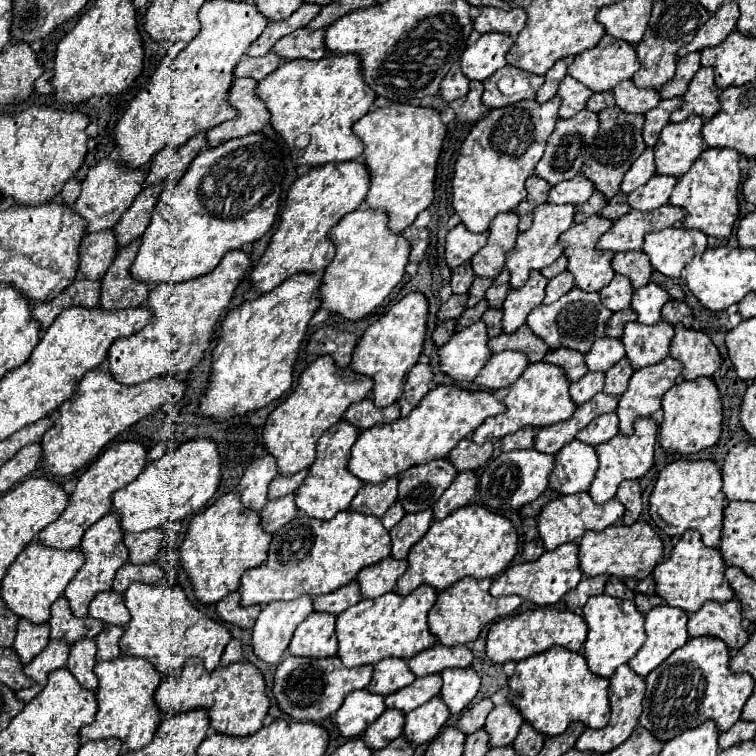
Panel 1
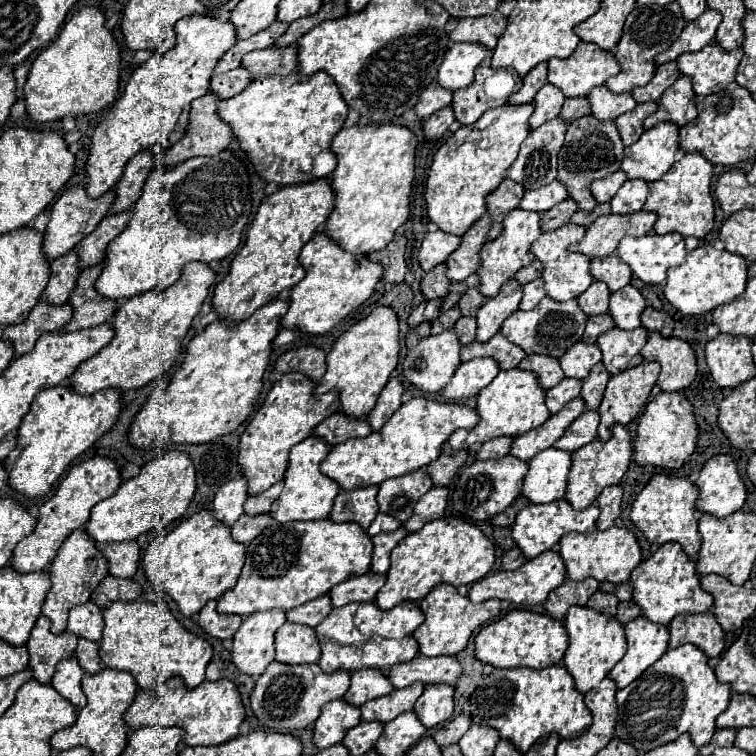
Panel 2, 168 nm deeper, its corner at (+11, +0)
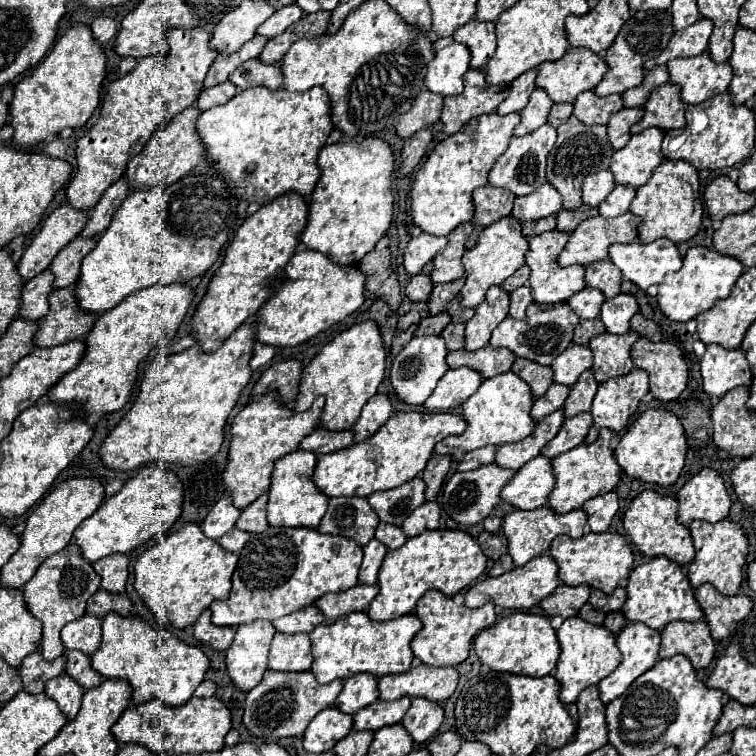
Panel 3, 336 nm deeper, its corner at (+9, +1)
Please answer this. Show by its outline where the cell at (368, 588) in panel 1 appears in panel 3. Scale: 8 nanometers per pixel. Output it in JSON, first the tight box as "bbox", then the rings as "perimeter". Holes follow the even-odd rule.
{"bbox":[315,584,379,618],"perimeter":[[[357,584],[351,590],[339,592],[339,594],[325,594],[315,602],[315,606],[321,610],[325,618],[339,618],[351,612],[367,612],[371,600],[377,596],[379,586],[365,586]]]}

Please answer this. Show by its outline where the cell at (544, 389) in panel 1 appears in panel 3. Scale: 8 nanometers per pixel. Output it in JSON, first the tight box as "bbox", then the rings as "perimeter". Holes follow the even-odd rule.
{"bbox":[435,372,535,454],"perimeter":[[[505,372],[501,376],[483,380],[481,386],[477,388],[477,392],[463,402],[463,420],[467,422],[467,430],[463,432],[463,436],[449,436],[445,440],[441,440],[435,446],[437,454],[455,454],[455,452],[471,452],[477,450],[481,446],[501,446],[507,442],[519,442],[523,438],[527,438],[533,428],[535,422],[529,416],[533,404],[533,396],[531,396],[531,388],[527,386],[527,382],[523,382],[519,376],[515,376],[513,372]]]}

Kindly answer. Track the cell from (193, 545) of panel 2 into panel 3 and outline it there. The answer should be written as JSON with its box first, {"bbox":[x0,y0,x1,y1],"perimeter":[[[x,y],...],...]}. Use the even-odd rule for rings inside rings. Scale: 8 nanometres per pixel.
{"bbox":[133,524,237,628],"perimeter":[[[185,524],[181,530],[163,536],[155,546],[139,554],[133,588],[159,624],[185,628],[191,626],[213,600],[227,598],[235,564],[237,556],[207,538],[199,530],[199,524]]]}

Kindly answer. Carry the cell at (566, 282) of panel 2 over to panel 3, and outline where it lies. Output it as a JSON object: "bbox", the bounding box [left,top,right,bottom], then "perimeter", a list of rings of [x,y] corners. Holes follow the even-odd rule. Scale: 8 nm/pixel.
{"bbox":[525,230,585,304],"perimeter":[[[559,230],[543,232],[543,234],[537,234],[537,236],[529,238],[529,250],[525,254],[525,260],[527,260],[527,266],[531,268],[529,288],[531,288],[531,294],[533,294],[533,302],[539,302],[539,304],[543,304],[543,302],[545,304],[565,302],[569,296],[573,296],[575,292],[585,288],[585,280],[583,280],[585,270],[583,270],[583,266],[561,268],[557,264],[557,256],[561,254],[567,238],[569,238],[569,234],[559,232]]]}

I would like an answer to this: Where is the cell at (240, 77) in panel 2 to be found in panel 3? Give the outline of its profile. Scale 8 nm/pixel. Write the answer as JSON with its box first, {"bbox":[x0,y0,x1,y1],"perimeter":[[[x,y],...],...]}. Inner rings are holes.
{"bbox":[197,82,237,110],"perimeter":[[[223,82],[219,86],[211,86],[207,90],[203,90],[197,98],[197,108],[199,110],[209,110],[213,106],[221,106],[225,102],[229,102],[233,96],[237,94],[237,88],[231,86],[231,82]]]}

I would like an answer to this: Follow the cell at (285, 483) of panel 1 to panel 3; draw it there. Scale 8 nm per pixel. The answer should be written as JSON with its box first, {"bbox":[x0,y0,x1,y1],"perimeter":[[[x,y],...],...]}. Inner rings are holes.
{"bbox":[235,494,269,534],"perimeter":[[[261,494],[253,504],[249,504],[249,506],[241,512],[235,528],[243,530],[243,532],[251,532],[251,534],[263,532],[263,530],[269,526],[269,524],[267,524],[265,506],[267,506],[267,494]]]}

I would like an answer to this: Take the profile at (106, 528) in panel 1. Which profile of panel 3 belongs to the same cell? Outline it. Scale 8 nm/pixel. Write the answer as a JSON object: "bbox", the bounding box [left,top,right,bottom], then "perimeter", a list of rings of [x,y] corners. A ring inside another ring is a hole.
{"bbox":[23,542,101,662],"perimeter":[[[71,542],[61,552],[49,556],[43,566],[35,572],[35,576],[23,586],[23,598],[27,610],[43,622],[43,638],[41,638],[41,656],[49,662],[59,658],[65,648],[59,638],[59,632],[71,620],[79,620],[85,614],[87,600],[99,590],[101,578],[95,574],[93,566],[85,562],[79,554],[79,548]]]}

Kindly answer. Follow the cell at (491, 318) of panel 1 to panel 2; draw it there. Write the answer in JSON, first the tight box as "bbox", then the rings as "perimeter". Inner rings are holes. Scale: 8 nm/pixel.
{"bbox":[453,317,477,345],"perimeter":[[[461,317],[461,319],[455,323],[453,329],[457,331],[461,343],[467,345],[467,343],[475,341],[475,335],[477,335],[477,321],[475,321],[475,317]]]}

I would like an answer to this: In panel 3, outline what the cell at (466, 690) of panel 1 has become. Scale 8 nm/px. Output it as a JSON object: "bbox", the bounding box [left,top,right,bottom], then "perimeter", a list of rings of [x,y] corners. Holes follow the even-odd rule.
{"bbox":[401,698,443,746],"perimeter":[[[413,698],[411,708],[403,716],[401,724],[413,738],[413,746],[429,740],[443,722],[443,708],[435,706],[435,702],[427,702],[425,698]]]}

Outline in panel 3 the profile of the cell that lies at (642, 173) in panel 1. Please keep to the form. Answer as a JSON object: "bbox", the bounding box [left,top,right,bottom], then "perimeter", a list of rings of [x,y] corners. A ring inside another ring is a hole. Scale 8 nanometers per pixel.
{"bbox":[581,170,615,206],"perimeter":[[[607,170],[595,172],[583,180],[581,198],[589,206],[599,206],[599,202],[603,202],[613,188],[615,188],[615,182],[613,182],[611,172],[607,172]]]}

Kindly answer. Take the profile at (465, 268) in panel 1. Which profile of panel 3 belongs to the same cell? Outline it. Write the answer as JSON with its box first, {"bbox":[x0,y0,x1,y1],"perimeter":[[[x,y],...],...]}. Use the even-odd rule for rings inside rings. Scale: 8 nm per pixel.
{"bbox":[405,264,433,302],"perimeter":[[[431,264],[423,266],[423,270],[419,274],[415,274],[407,286],[405,286],[405,294],[413,300],[413,302],[419,302],[419,300],[427,300],[429,294],[431,294],[431,288],[433,288],[433,282],[431,282]]]}

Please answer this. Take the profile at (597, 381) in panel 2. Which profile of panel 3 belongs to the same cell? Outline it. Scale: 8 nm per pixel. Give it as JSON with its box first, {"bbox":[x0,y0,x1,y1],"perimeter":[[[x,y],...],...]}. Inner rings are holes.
{"bbox":[563,370,597,418],"perimeter":[[[587,370],[583,372],[577,382],[571,386],[571,392],[563,404],[563,416],[565,418],[571,418],[571,416],[577,416],[581,412],[589,412],[591,408],[591,402],[595,398],[595,390],[597,390],[597,382],[593,378],[593,372]]]}

